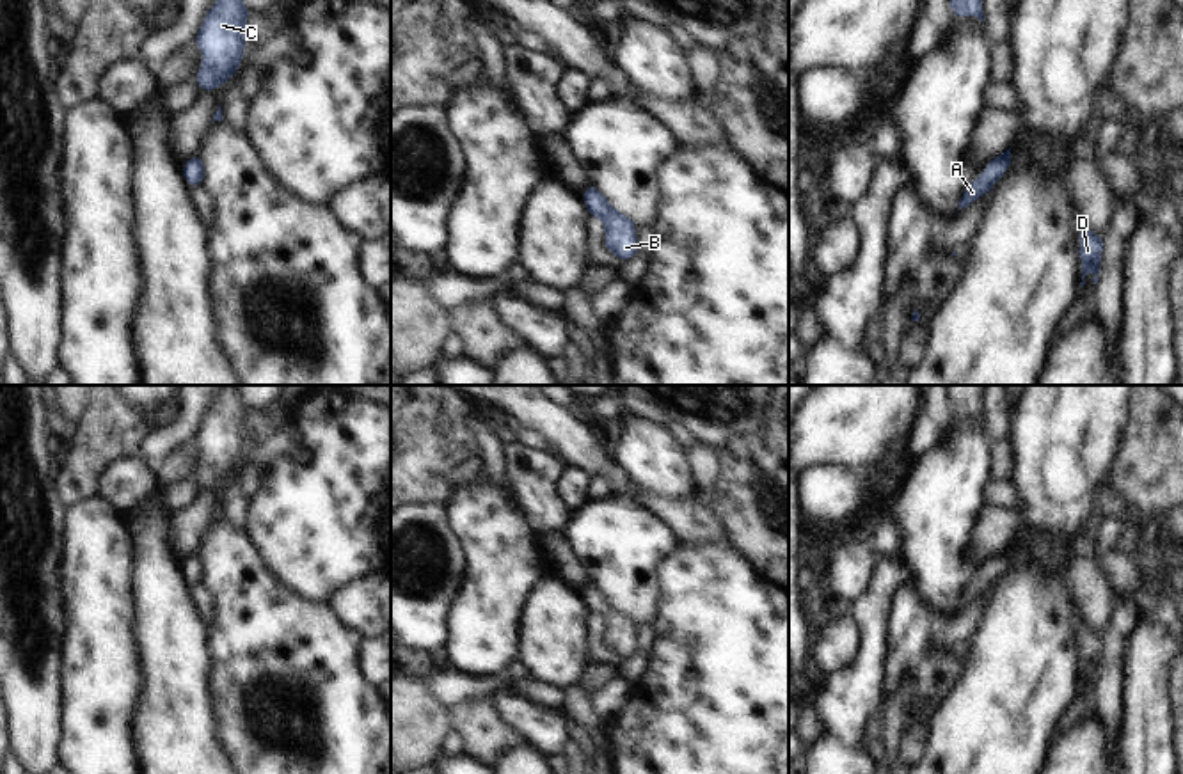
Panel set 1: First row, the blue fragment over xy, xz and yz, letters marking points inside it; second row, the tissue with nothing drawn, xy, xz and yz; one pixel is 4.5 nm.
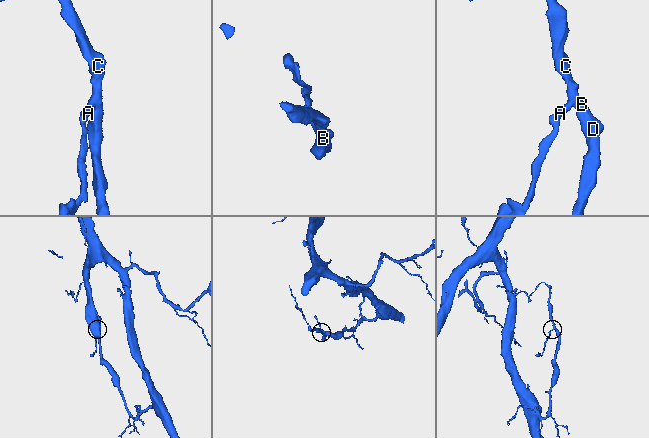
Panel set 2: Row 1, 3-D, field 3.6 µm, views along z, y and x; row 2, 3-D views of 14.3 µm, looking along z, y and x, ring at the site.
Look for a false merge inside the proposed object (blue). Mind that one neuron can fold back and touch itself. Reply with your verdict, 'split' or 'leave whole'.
leave whole

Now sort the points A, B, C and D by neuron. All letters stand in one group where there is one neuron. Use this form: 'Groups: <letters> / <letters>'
Groups: A B C D.

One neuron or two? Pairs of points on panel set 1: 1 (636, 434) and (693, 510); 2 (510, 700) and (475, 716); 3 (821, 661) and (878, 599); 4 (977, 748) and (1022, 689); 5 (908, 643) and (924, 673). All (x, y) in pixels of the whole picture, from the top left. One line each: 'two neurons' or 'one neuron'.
1: two neurons
2: two neurons
3: two neurons
4: one neuron
5: two neurons

